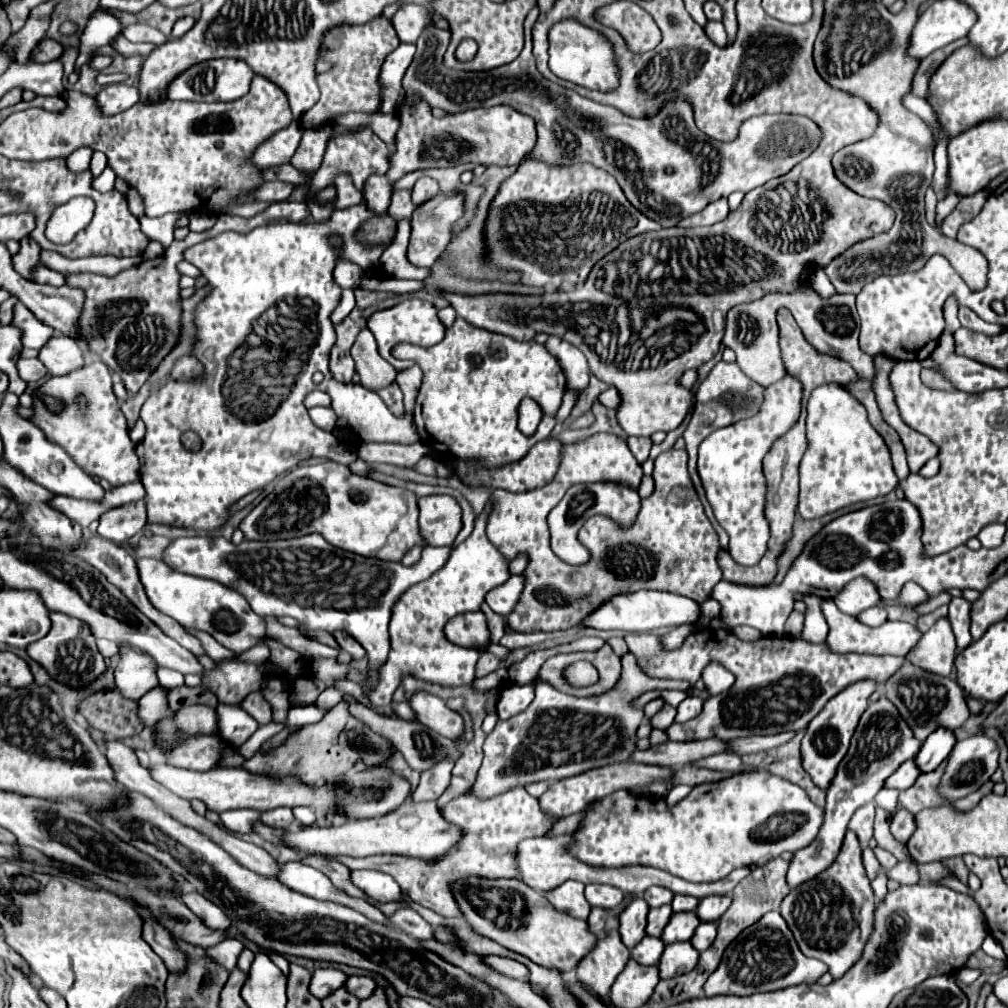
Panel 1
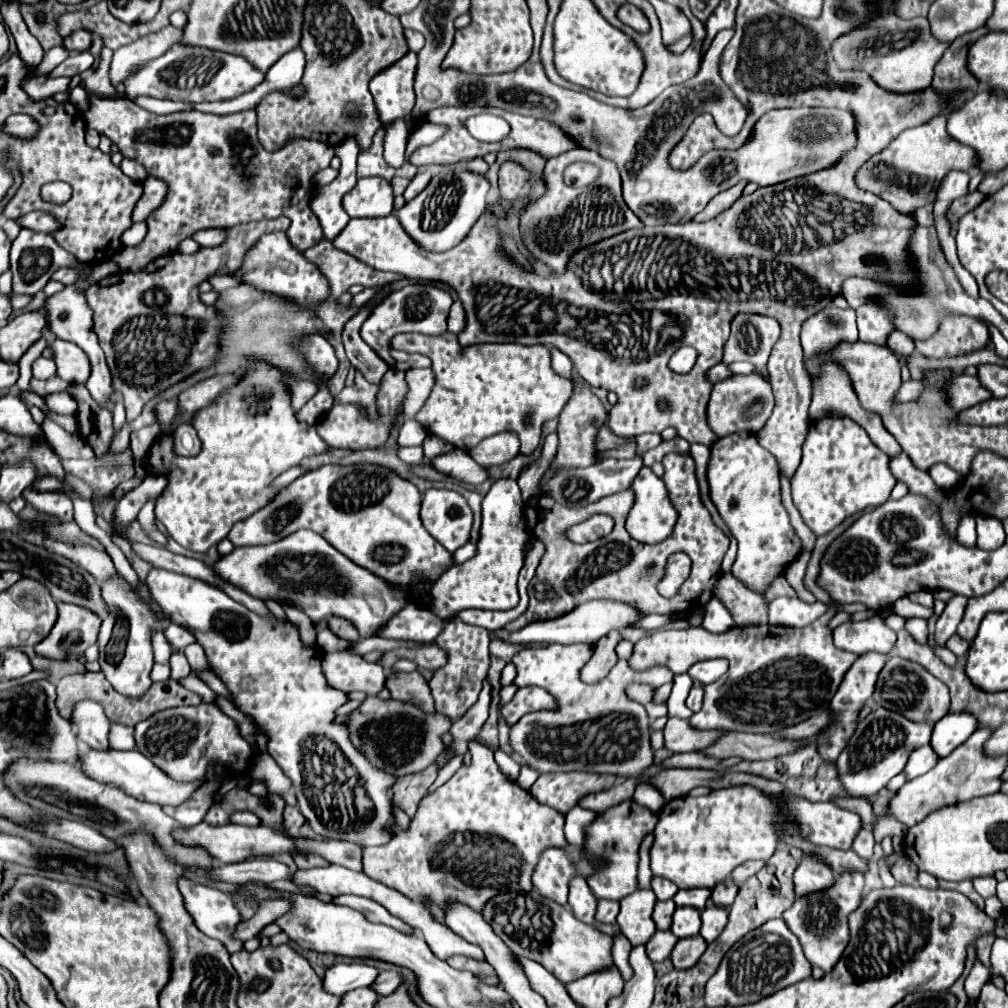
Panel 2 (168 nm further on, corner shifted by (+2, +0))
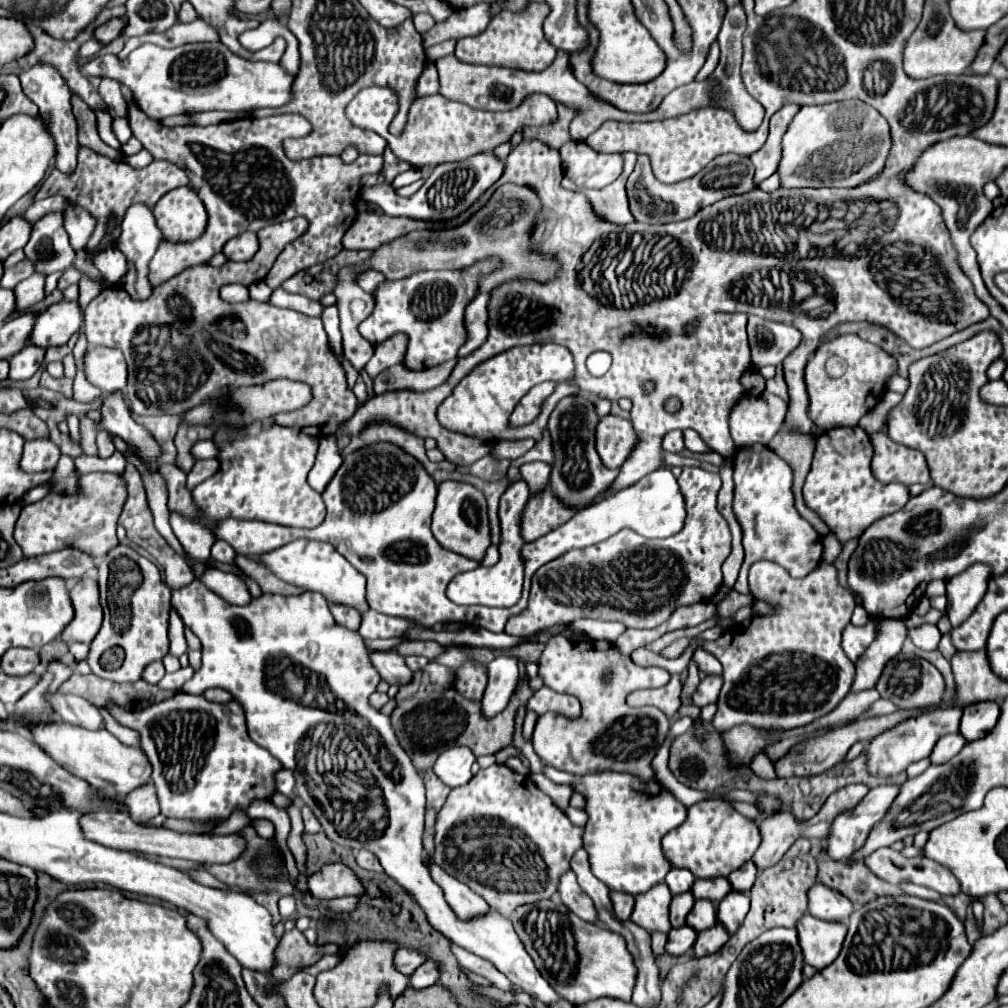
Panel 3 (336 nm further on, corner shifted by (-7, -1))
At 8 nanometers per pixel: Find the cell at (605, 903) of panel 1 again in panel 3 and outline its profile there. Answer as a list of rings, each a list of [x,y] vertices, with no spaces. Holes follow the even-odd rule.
[[[543,762],[543,774],[557,784],[571,784],[577,792],[585,794],[589,822],[583,834],[583,848],[589,854],[591,872],[613,892],[625,892],[631,896],[643,894],[655,884],[665,880],[671,864],[661,852],[661,838],[677,828],[687,808],[659,782],[641,782],[635,776],[619,772],[599,772],[587,776],[573,776]]]

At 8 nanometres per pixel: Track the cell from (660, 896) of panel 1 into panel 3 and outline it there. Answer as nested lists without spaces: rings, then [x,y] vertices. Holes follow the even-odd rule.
[[[673,868],[665,876],[665,884],[669,886],[669,890],[671,890],[673,896],[677,896],[681,892],[689,892],[691,886],[693,886],[693,882],[695,882],[693,874],[689,870],[685,870],[685,868]]]

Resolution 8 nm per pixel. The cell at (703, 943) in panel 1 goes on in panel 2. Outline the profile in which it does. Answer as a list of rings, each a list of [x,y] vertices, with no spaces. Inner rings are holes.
[[[708,903],[708,907],[704,907],[704,911],[702,911],[700,935],[708,943],[712,943],[722,933],[726,923],[728,923],[728,909],[720,907],[720,905],[714,905],[714,903]]]

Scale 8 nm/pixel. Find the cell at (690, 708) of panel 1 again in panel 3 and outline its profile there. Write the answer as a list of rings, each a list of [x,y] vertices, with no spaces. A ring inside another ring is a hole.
[[[707,676],[701,680],[697,692],[693,694],[693,704],[697,704],[699,708],[707,706],[707,704],[715,704],[719,690],[721,690],[723,680],[719,676]]]

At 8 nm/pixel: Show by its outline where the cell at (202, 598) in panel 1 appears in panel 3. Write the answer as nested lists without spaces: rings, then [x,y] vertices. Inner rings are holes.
[[[193,580],[191,584],[183,588],[171,590],[171,606],[177,610],[183,624],[191,628],[191,632],[203,644],[201,670],[195,672],[195,676],[183,686],[183,692],[203,694],[207,688],[225,688],[227,692],[231,692],[233,698],[241,702],[251,740],[259,744],[261,748],[267,748],[285,768],[291,768],[295,772],[297,796],[313,810],[313,814],[321,822],[321,828],[325,830],[329,840],[333,840],[339,846],[351,848],[351,850],[365,848],[373,852],[381,860],[381,866],[385,868],[387,876],[395,878],[415,898],[415,902],[425,910],[427,920],[429,924],[433,924],[435,930],[451,938],[457,946],[481,958],[491,960],[513,984],[535,994],[541,1002],[545,1004],[559,1002],[561,998],[557,996],[557,992],[553,992],[549,982],[535,968],[533,958],[523,950],[523,944],[519,936],[515,934],[509,918],[503,918],[497,912],[491,912],[487,916],[481,916],[469,922],[461,922],[453,914],[453,910],[447,906],[441,888],[431,880],[429,870],[423,864],[423,844],[421,844],[423,816],[425,816],[423,778],[417,774],[409,756],[397,744],[397,736],[389,724],[389,716],[383,716],[379,710],[369,706],[369,696],[375,692],[375,686],[379,684],[381,678],[377,676],[377,670],[371,666],[371,660],[367,658],[369,652],[359,632],[339,626],[329,612],[329,604],[317,592],[303,592],[297,596],[263,594],[261,598],[251,600],[251,604],[247,606],[235,606],[235,604],[225,602],[221,596],[217,596],[209,588],[205,588],[199,580]],[[269,662],[297,662],[299,666],[307,668],[311,674],[321,676],[323,690],[325,688],[329,690],[329,692],[323,692],[323,700],[327,700],[331,710],[317,708],[317,706],[305,706],[299,700],[293,700],[283,690],[279,690],[271,682],[271,678],[275,676],[271,676],[267,668]],[[303,742],[305,742],[305,750],[309,752],[307,768],[305,768]]]

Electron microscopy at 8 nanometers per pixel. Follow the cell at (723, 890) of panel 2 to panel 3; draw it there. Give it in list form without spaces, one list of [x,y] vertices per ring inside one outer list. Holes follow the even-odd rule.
[[[749,860],[749,862],[743,864],[739,870],[731,872],[727,880],[731,882],[733,890],[737,890],[737,892],[749,892],[751,886],[753,886],[753,882],[755,882],[755,874],[757,874],[757,868],[755,868],[755,864]]]

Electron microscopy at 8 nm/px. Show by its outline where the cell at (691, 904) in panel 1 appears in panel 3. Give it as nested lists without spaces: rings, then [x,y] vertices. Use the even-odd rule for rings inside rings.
[[[717,878],[717,880],[695,880],[693,888],[693,898],[695,900],[713,900],[713,902],[721,902],[729,892],[731,892],[731,884],[727,878]]]

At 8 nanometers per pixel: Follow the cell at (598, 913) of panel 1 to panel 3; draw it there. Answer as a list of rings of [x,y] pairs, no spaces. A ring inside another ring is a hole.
[[[611,892],[611,900],[613,900],[613,910],[615,910],[617,920],[629,920],[635,898],[629,894],[623,894],[623,892]]]

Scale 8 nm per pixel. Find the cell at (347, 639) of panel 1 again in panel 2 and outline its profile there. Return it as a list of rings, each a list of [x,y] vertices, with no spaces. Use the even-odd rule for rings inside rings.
[[[332,615],[332,617],[328,617],[328,627],[342,639],[348,639],[348,641],[354,641],[354,643],[360,639],[360,633],[356,631],[356,627],[348,619]]]

